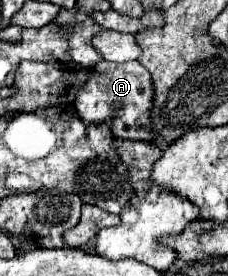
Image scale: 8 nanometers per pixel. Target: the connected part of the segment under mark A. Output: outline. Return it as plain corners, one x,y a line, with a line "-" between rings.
99,61
87,79
85,86
76,94
74,107
79,119
87,125
91,123
109,123
109,129
115,139
151,139
151,121
149,113
153,107
153,85
151,75
141,67
139,61
127,63
109,63

